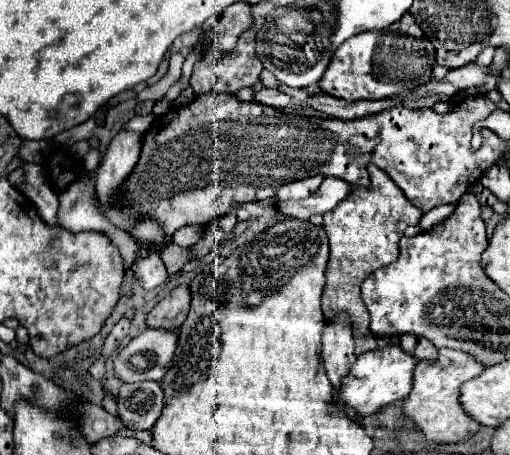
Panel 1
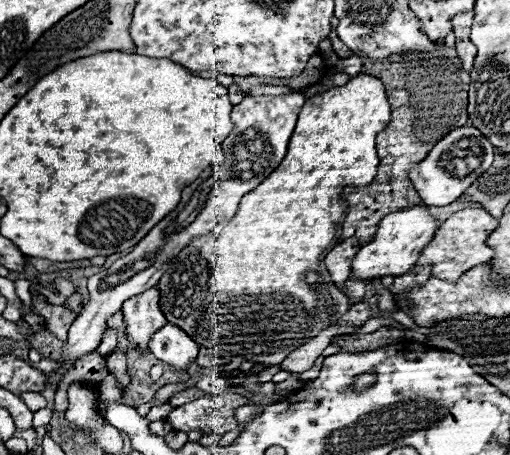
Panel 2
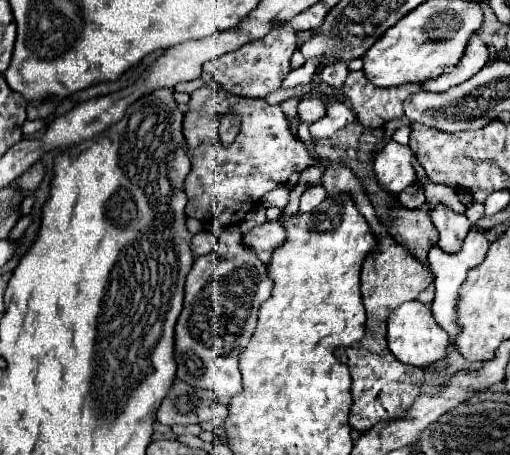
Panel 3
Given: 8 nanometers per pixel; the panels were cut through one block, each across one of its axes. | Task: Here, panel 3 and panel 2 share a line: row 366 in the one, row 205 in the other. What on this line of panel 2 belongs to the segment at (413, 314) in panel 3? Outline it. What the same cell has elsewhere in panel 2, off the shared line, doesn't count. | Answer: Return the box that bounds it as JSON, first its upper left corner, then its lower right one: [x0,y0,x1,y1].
[350,204,436,282]

